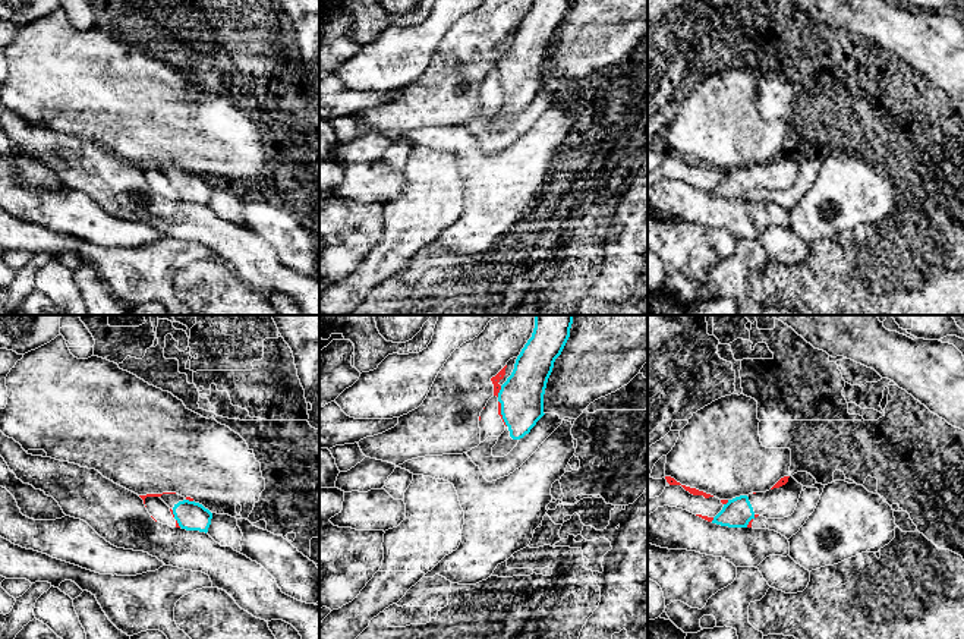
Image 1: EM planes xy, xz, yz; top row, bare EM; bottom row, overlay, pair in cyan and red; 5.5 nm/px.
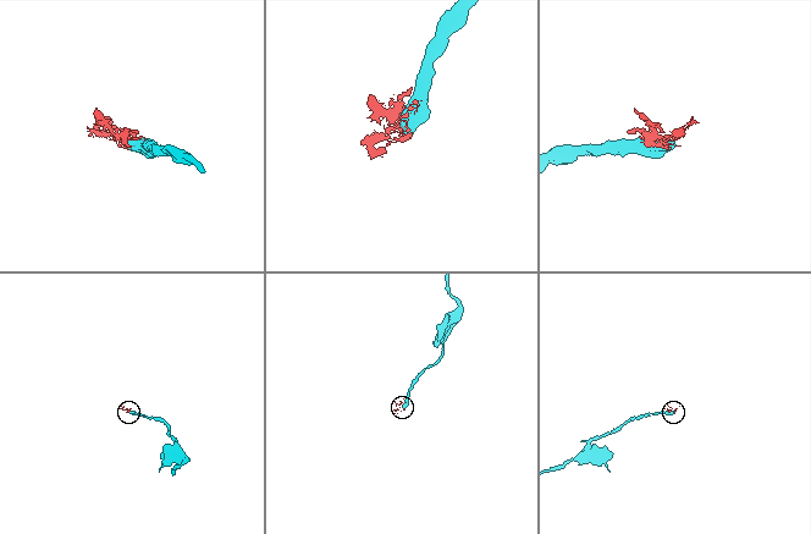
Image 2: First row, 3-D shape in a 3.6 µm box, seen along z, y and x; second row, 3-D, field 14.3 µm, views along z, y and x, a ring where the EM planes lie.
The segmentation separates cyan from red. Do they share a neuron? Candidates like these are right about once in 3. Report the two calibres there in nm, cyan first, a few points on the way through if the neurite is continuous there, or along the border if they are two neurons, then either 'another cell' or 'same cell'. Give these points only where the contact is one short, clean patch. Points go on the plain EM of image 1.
240 nm thick on the cyan side, 50 nm on the other; another cell

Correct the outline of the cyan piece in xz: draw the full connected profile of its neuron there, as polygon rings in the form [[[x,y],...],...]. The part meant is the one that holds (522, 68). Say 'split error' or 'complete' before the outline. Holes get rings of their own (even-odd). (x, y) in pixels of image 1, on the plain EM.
split error; [[[533,0],[532,9],[516,31],[511,47],[498,64],[507,98],[492,119],[494,129],[507,128],[545,86],[546,54],[568,9],[570,0]]]

